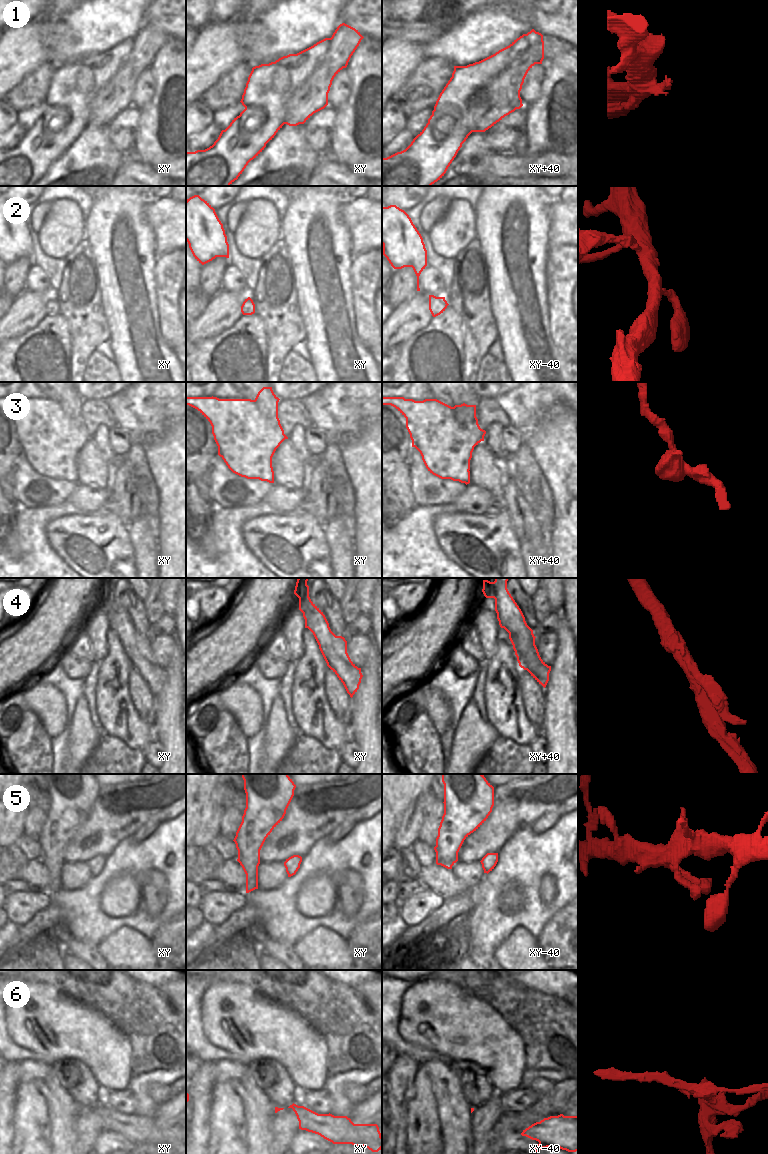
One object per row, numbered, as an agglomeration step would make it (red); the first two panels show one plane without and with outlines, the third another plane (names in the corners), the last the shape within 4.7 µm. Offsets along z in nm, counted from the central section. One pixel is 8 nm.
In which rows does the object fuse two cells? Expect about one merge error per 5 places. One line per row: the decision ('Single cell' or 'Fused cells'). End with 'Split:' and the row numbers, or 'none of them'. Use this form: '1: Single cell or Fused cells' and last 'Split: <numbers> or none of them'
1: Single cell
2: Single cell
3: Fused cells
4: Fused cells
5: Single cell
6: Fused cells
Split: 3, 4, 6.

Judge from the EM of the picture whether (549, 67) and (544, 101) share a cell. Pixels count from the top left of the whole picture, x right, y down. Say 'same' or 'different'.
different

